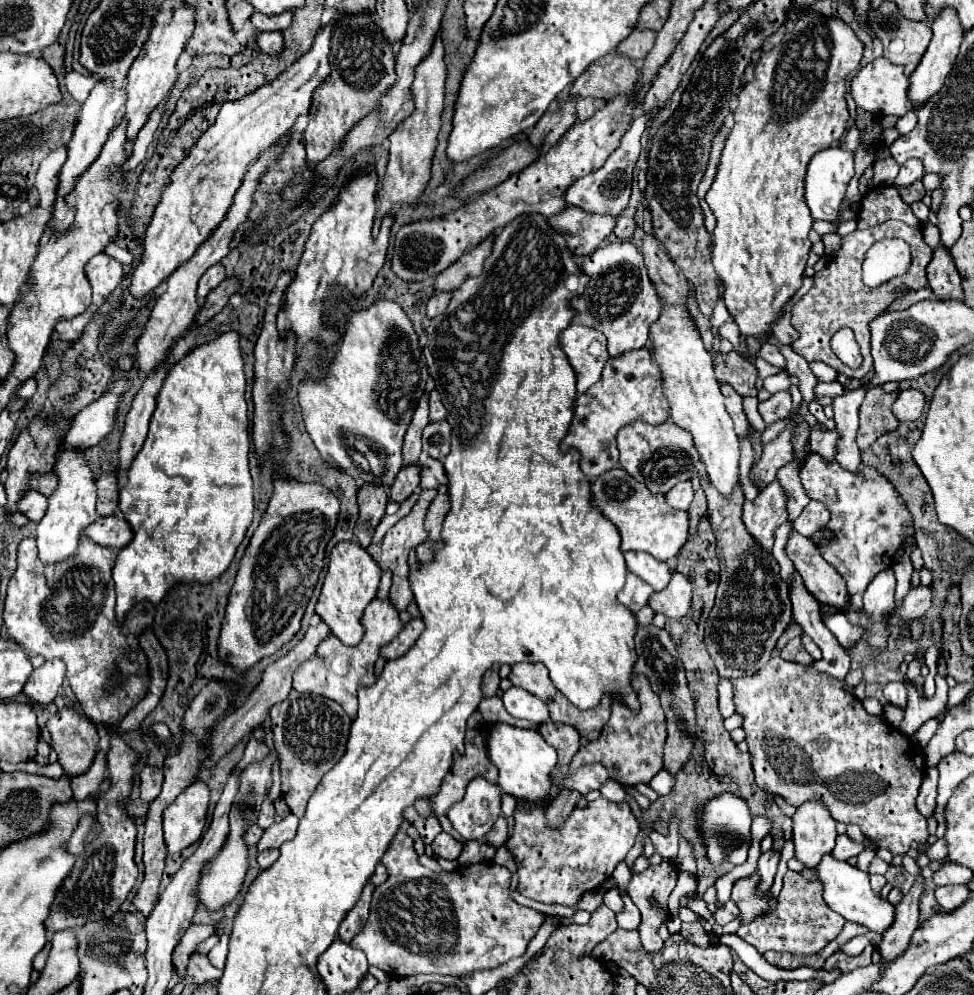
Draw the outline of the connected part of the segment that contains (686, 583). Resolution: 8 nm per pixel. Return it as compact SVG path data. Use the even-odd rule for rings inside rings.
M673 573L671 583L663 591L653 593L653 597L649 599L649 607L665 617L681 619L691 609L691 597L693 597L691 581L681 573Z

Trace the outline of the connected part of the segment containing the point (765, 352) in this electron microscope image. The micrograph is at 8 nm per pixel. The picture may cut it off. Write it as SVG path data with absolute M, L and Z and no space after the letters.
M765 343L765 345L761 347L759 355L761 355L765 361L769 361L771 365L785 367L785 357L783 357L783 355L781 355L781 351L779 351L775 345L771 345L771 343Z

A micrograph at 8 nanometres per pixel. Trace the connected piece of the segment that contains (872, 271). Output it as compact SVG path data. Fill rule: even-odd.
M902 239L877 241L863 261L863 283L869 287L879 287L891 279L903 275L911 263L911 250Z

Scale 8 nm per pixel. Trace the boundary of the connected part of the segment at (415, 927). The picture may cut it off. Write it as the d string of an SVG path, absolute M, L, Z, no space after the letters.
M405 825L397 831L389 851L383 855L381 863L389 871L389 879L373 891L371 915L365 927L349 943L355 949L361 949L367 955L369 965L379 967L391 977L407 977L419 973L439 973L467 977L475 971L495 969L509 959L521 957L527 951L529 941L535 937L539 927L545 921L545 915L529 907L517 905L509 895L509 869L485 861L469 867L459 867L451 873L435 873L425 869L417 861L413 849L413 839L407 835Z

